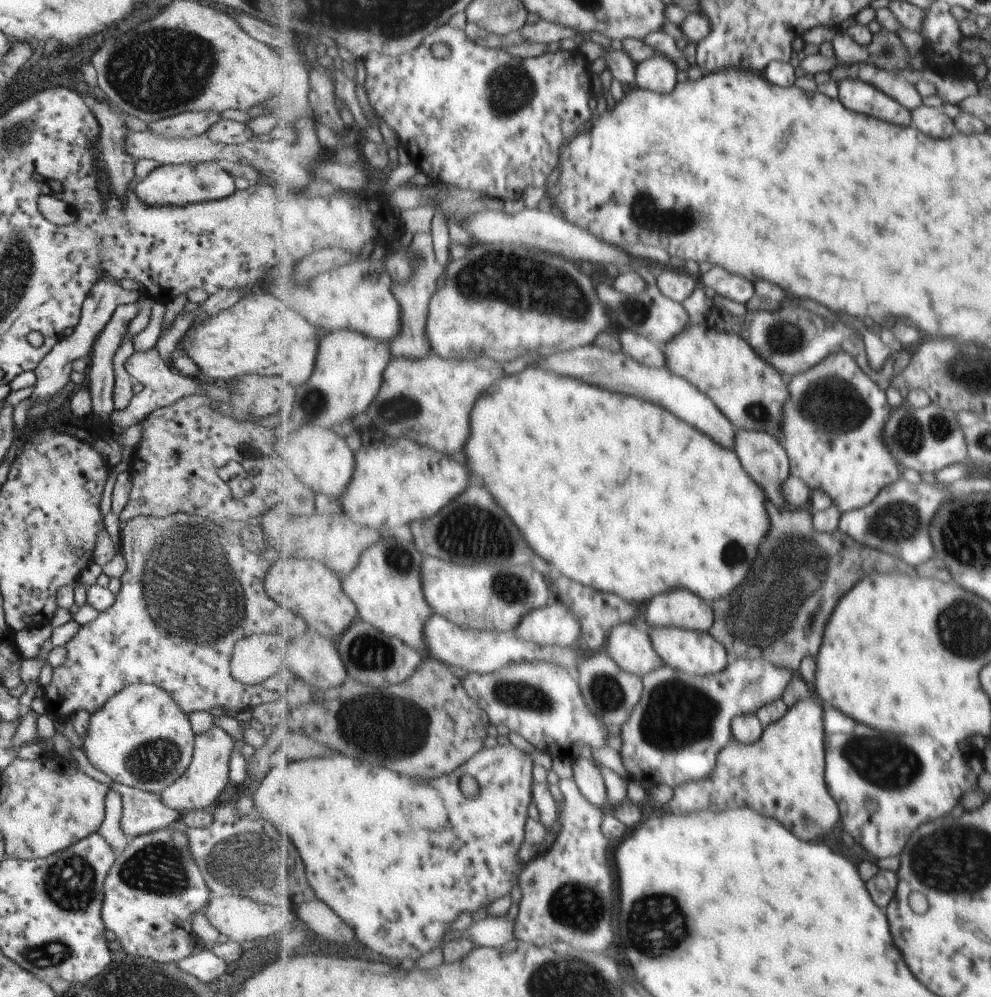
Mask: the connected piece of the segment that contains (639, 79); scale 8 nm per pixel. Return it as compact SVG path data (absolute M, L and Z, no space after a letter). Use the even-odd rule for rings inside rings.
M657 53L652 59L637 64L635 84L653 92L669 94L677 86L677 71L681 66L672 62L666 54Z

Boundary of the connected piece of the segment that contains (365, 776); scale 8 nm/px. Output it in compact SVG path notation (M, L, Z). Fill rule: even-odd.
M505 743L489 748L483 747L471 760L468 760L455 772L450 772L447 776L439 780L427 780L427 778L403 778L399 772L373 766L363 759L335 752L331 756L305 758L300 761L290 759L279 759L267 771L267 774L258 782L254 791L250 795L253 803L253 814L266 820L282 837L287 833L292 838L298 848L304 863L306 864L306 874L310 885L314 888L319 899L326 902L343 921L352 927L357 938L373 952L387 956L391 960L405 960L405 958L421 958L429 950L442 947L441 940L451 929L451 924L459 912L468 911L470 914L479 908L491 904L495 898L507 894L513 888L513 884L520 883L520 872L525 868L525 863L519 859L519 848L525 842L525 820L527 820L527 810L533 800L531 788L533 788L533 756L525 754L513 744ZM463 776L473 776L479 786L479 793L475 799L469 799L461 790L461 778Z

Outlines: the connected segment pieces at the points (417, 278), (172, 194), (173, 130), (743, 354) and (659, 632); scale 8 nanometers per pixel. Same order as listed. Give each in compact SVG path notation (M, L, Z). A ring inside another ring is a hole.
M417 233L413 235L413 244L410 248L420 257L420 267L416 270L414 277L408 281L392 282L392 291L395 298L401 305L401 332L392 340L390 348L395 357L405 355L408 357L422 357L432 352L432 348L427 338L425 329L429 314L431 297L438 291L437 284L441 281L446 272L437 258L435 258L435 248L433 248L433 236L431 233Z
M215 161L203 164L166 164L155 167L137 182L134 191L147 205L186 205L201 201L217 200L229 196L235 188L233 177Z
M183 111L179 114L150 123L149 130L152 133L163 135L164 137L189 138L198 134L203 134L215 123L219 122L220 112L217 111Z
M689 323L663 350L666 368L704 392L737 430L767 431L778 438L784 404L789 396L789 380L763 360L741 335Z
M674 626L655 627L650 632L653 648L660 654L665 664L675 670L690 675L712 675L721 672L731 661L733 653L727 652L726 646L719 642L710 632L679 628Z

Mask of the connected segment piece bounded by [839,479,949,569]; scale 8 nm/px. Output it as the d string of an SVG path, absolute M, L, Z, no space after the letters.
M899 479L890 487L885 487L869 506L843 513L839 528L864 545L903 559L905 566L911 569L917 564L927 562L933 556L933 544L927 526L937 514L939 506L947 502L947 498L949 496L947 492L943 492L943 488Z

